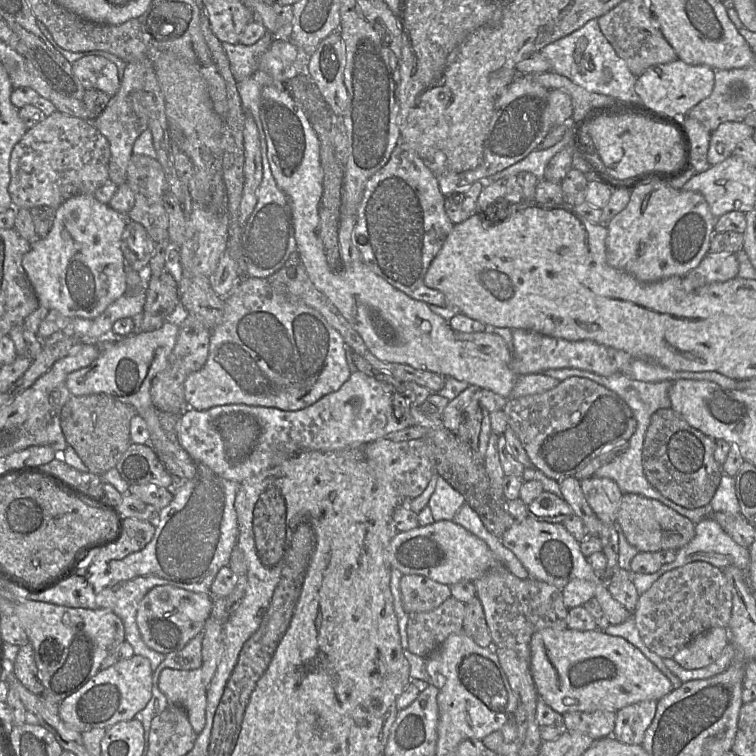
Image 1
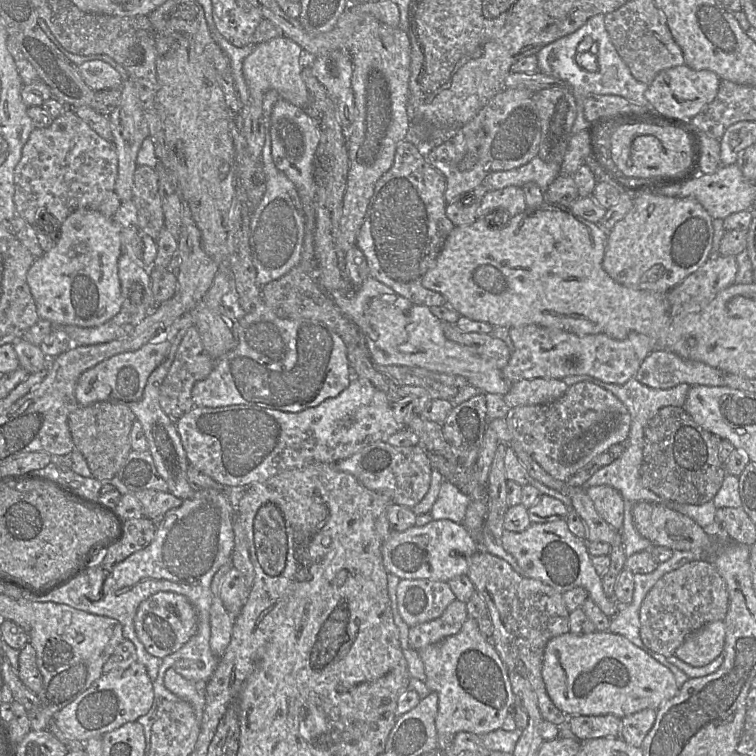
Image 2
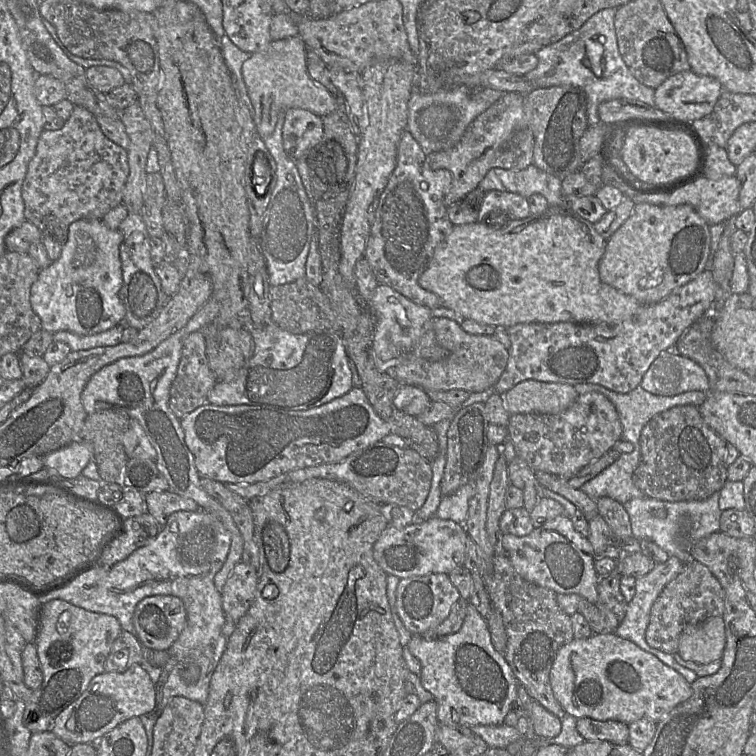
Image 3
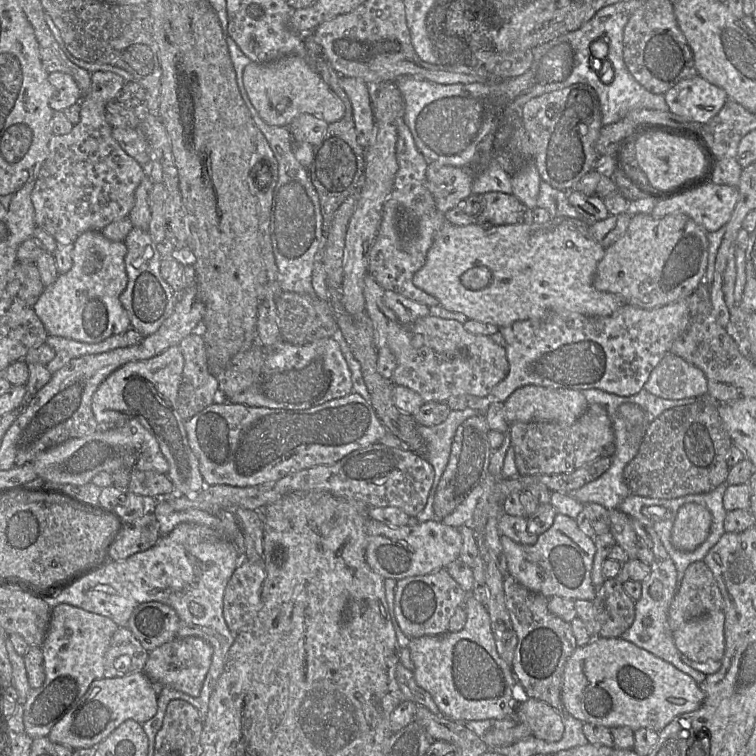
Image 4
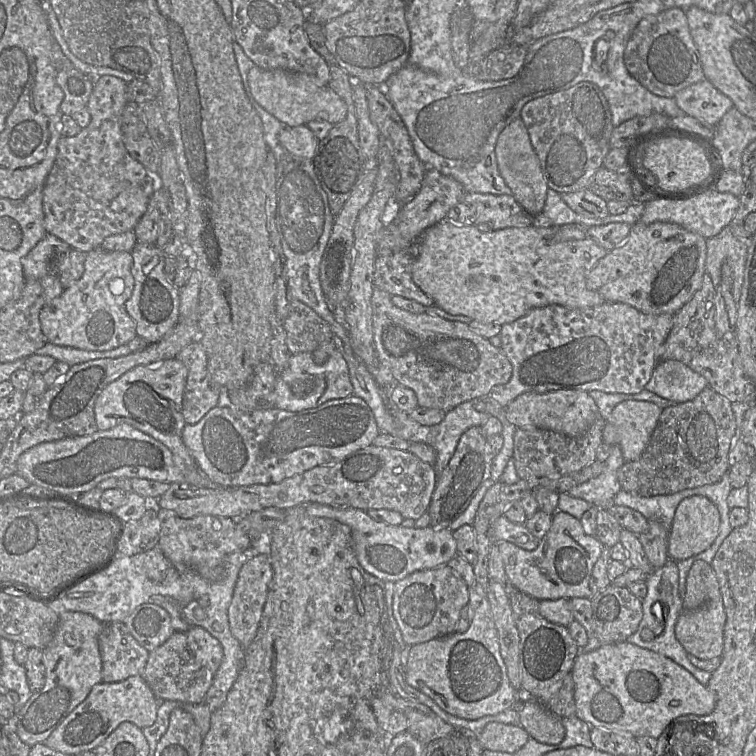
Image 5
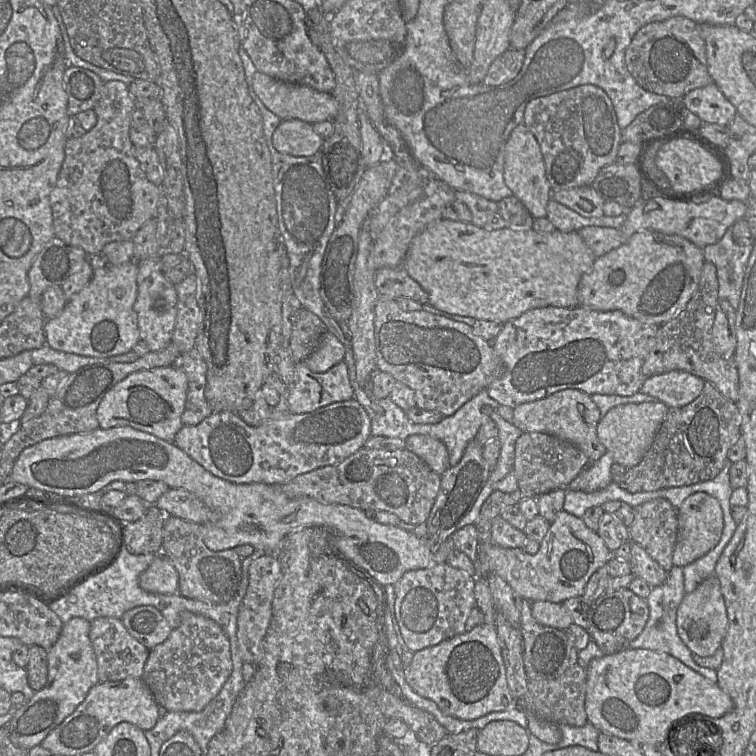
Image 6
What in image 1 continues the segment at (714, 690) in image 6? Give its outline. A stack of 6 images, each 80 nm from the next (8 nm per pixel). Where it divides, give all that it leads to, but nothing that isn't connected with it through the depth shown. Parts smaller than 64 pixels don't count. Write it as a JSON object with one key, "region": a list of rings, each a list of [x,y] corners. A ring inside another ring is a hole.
{"region":[[[545,628],[530,641],[530,671],[538,699],[560,714],[618,710],[641,701],[658,701],[673,690],[671,681],[624,638],[601,630]]]}

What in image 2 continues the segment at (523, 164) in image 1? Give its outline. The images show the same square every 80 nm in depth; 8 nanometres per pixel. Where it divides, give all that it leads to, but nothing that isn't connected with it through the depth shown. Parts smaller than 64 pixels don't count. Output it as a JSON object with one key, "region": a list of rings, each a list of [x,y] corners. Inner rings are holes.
{"region":[[[537,155],[528,163],[511,170],[495,171],[488,174],[482,184],[488,190],[498,190],[507,186],[521,187],[527,182],[536,183],[545,192],[560,175],[560,163],[545,162]]]}

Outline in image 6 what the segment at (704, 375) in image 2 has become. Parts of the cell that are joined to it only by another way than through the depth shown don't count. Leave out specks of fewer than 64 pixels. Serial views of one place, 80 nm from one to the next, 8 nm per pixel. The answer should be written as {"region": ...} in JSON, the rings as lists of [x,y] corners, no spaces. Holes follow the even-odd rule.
{"region":[[[672,370],[645,379],[640,388],[669,408],[679,408],[694,401],[702,392],[705,381],[683,370]]]}

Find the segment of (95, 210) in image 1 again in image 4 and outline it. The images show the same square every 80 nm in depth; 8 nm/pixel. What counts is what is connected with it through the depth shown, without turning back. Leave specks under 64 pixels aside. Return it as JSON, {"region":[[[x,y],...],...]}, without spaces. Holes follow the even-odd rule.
{"region":[[[86,231],[78,236],[73,243],[71,269],[64,274],[59,274],[52,285],[45,287],[34,305],[34,311],[49,336],[95,344],[113,335],[124,334],[130,328],[128,313],[119,300],[128,281],[124,261],[126,253],[125,242],[109,240],[102,234],[102,231]]]}

